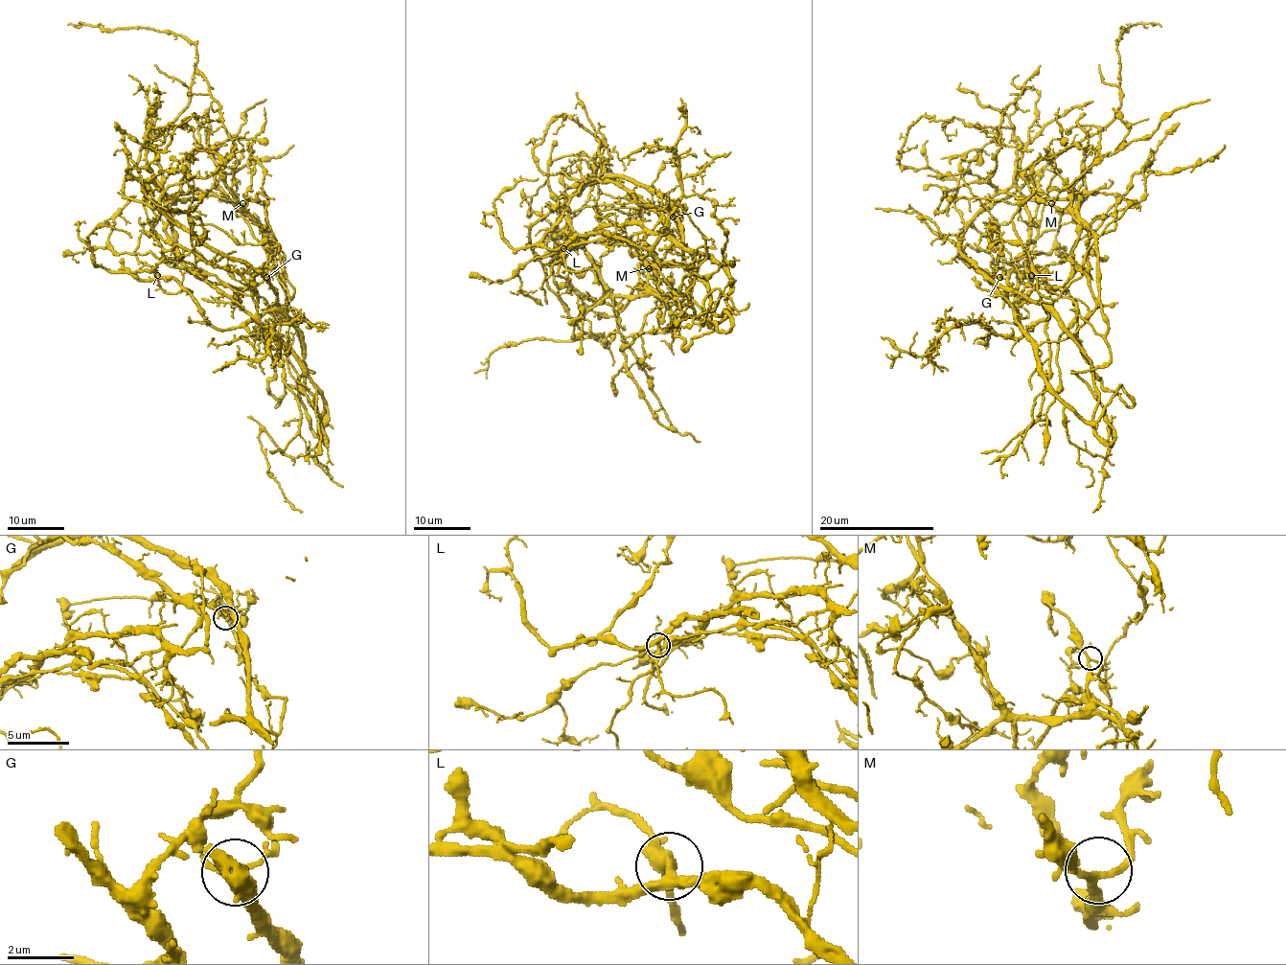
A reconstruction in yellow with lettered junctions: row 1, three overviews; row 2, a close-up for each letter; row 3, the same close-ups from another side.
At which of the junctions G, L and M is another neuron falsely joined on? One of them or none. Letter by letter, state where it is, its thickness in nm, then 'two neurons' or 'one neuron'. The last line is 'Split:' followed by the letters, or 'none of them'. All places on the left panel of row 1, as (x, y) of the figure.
G: at (266, 277); 130 nm thick; two neurons
L: at (157, 275); 320 nm thick; one neuron
M: at (242, 203); 200 nm thick; one neuron
Split: G

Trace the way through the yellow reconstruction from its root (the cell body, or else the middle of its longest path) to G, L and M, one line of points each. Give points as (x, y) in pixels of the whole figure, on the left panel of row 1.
G: (186, 264), (252, 315), (257, 312), (257, 289), (252, 276), (258, 272), (266, 278)
L: (186, 264), (180, 284), (157, 275)
M: (186, 264), (166, 232), (168, 203), (199, 200), (206, 195), (223, 196), (241, 210), (242, 203)

